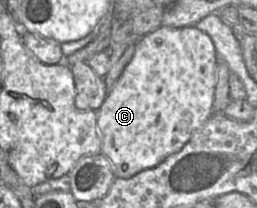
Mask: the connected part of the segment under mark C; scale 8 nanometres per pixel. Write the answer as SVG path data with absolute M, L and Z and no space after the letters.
M160 26L141 37L131 61L97 110L101 154L111 162L115 178L128 179L159 165L179 152L193 132L214 115L217 68L218 55L211 38L195 26Z

